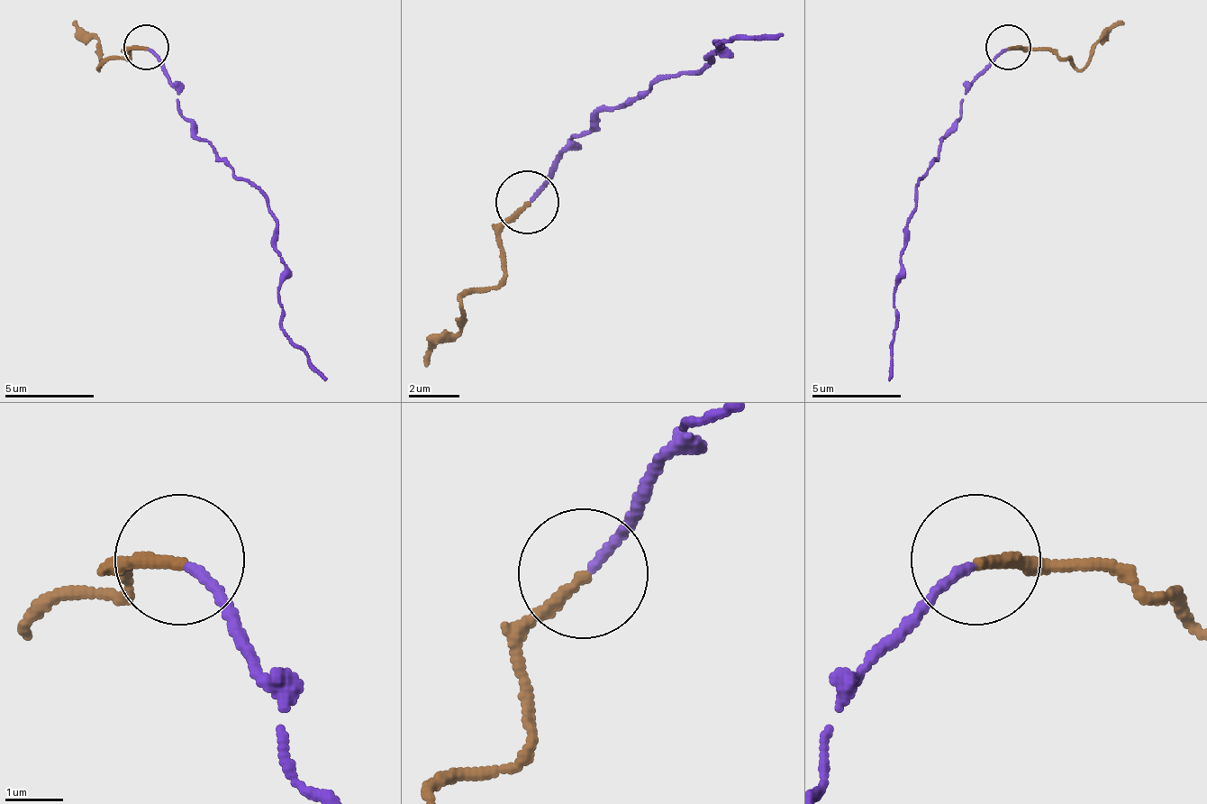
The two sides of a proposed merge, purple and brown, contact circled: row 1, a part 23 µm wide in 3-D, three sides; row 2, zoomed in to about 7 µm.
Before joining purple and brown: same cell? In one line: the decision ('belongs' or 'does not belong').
does not belong

